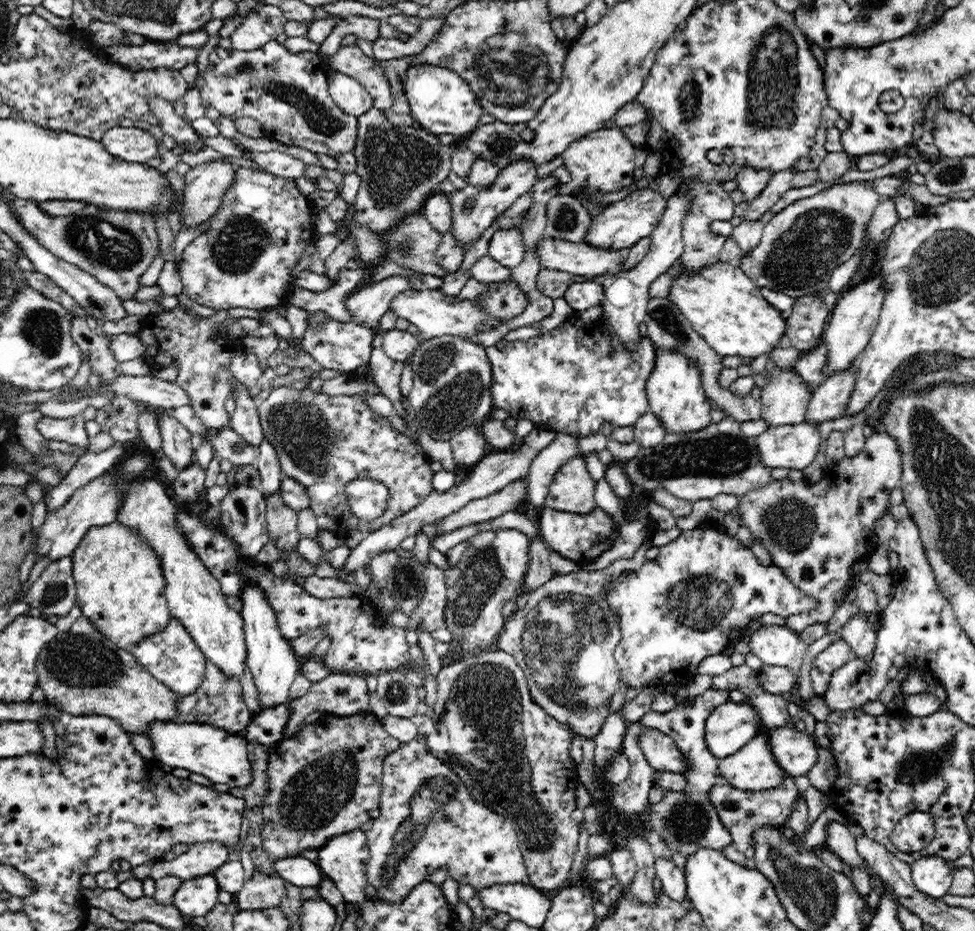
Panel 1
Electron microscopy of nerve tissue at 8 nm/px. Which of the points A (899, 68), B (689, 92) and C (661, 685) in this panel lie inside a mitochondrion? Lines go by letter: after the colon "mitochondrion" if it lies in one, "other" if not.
A: mitochondrion
B: mitochondrion
C: other

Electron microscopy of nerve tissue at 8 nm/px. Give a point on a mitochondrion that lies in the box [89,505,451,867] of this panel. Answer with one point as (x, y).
(304, 803)

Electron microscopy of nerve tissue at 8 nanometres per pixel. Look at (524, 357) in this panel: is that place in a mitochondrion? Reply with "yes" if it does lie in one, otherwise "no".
no

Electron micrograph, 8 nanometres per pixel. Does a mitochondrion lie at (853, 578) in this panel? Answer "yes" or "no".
no

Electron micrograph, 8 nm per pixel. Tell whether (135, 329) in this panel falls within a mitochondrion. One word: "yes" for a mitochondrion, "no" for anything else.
no

